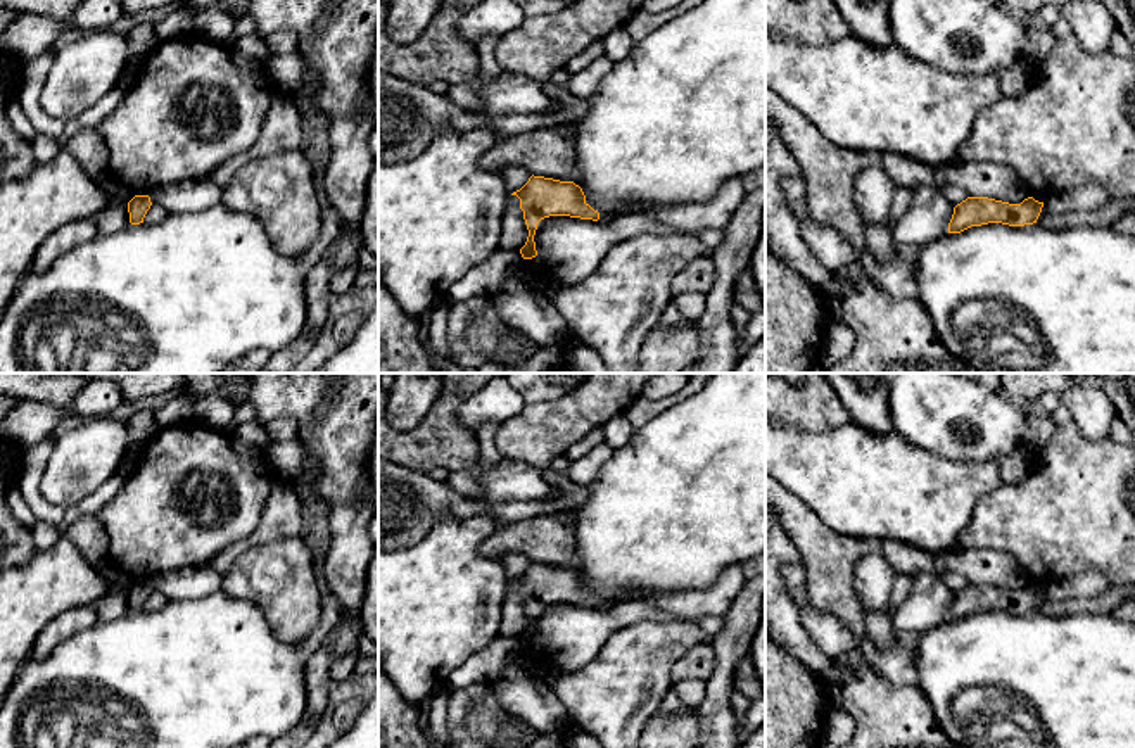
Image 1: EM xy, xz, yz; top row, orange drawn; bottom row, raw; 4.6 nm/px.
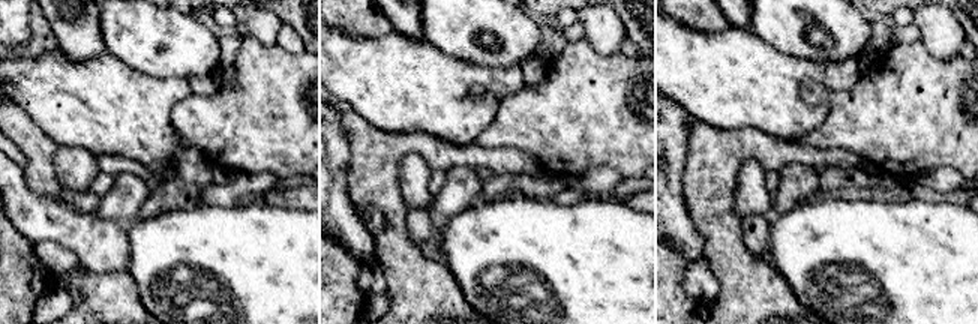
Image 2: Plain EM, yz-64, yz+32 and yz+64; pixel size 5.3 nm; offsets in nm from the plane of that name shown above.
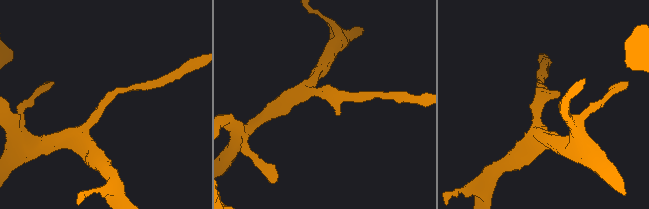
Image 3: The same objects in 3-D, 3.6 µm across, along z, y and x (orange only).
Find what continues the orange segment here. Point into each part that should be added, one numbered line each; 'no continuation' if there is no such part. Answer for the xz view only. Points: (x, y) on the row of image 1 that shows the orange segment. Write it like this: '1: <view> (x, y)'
no continuation

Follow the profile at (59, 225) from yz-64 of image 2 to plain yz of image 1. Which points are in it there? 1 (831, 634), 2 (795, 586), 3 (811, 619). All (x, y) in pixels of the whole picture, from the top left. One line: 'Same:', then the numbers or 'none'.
Same: 1, 2, 3

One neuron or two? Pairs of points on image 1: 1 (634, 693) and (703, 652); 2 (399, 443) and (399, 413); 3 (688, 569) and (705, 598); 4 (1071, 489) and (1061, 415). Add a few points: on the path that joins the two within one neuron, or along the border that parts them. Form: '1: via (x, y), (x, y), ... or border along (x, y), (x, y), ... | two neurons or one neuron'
1: border along (700, 643), (691, 646), (674, 664), (671, 681) | two neurons
2: border along (432, 405), (415, 425), (396, 431) | two neurons
3: border along (733, 564), (703, 588), (679, 589), (660, 596) | two neurons
4: border along (1070, 420), (1058, 427) | two neurons

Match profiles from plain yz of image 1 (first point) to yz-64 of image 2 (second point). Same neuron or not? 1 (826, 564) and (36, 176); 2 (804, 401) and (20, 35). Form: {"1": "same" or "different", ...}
{"1": "same", "2": "different"}

